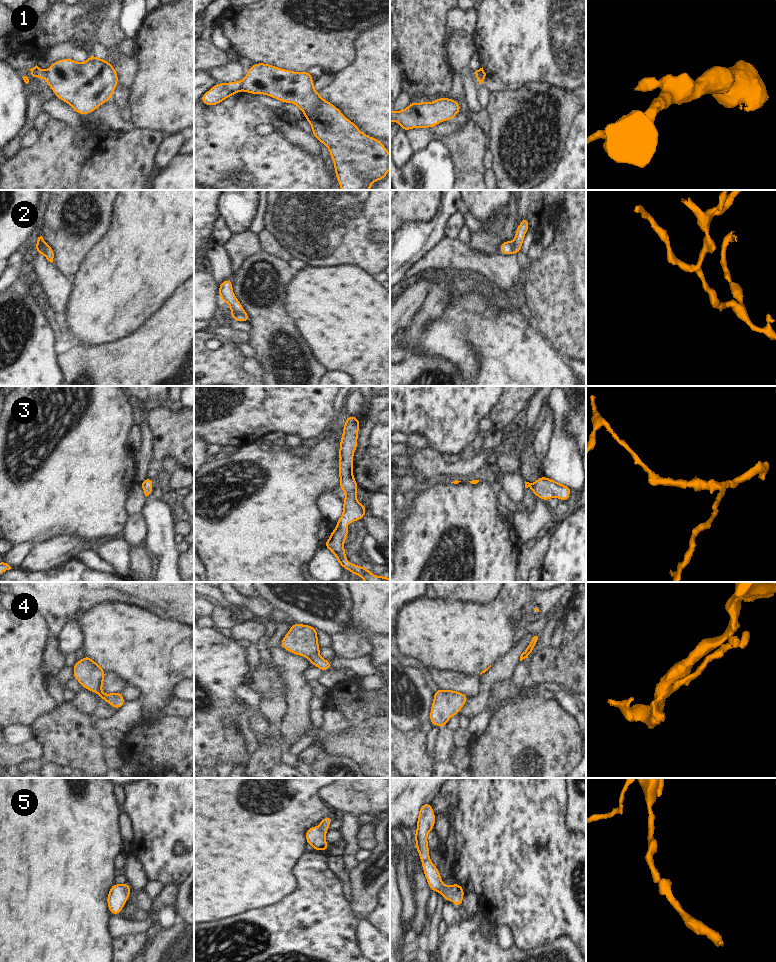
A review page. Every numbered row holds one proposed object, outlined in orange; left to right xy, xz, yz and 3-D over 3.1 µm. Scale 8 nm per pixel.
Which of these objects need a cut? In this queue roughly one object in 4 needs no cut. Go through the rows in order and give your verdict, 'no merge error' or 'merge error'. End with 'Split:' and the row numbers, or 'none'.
1: merge error
2: merge error
3: no merge error
4: no merge error
5: no merge error
Split: 1, 2

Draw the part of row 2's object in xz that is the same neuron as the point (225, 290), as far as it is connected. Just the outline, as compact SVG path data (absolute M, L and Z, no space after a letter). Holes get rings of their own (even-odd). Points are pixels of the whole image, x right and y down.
M230 278L221 282L218 287L218 293L221 301L227 303L230 307L230 314L240 314L245 317L246 322L250 322L250 317L244 310L240 301L235 297L234 290L232 288L232 280Z

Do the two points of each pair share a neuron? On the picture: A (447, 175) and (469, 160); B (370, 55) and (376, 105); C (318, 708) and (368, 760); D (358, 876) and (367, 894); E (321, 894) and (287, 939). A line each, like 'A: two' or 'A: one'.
A: two
B: one
C: two
D: one
E: one

